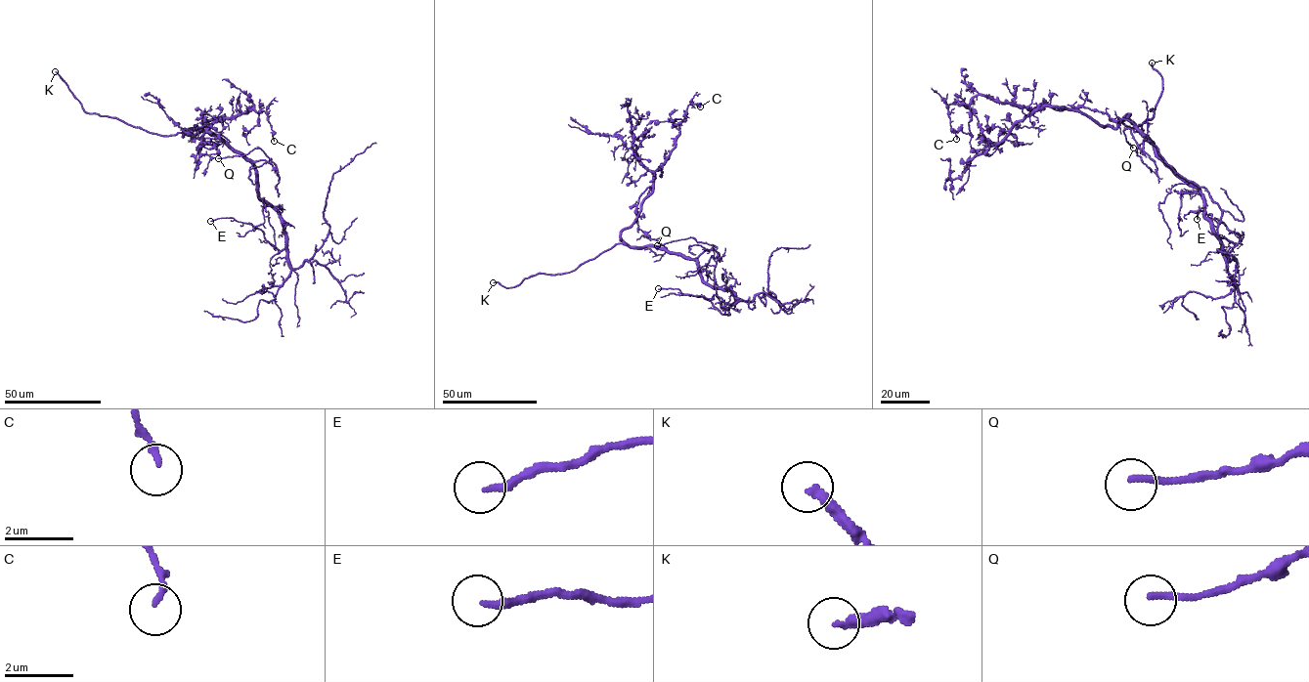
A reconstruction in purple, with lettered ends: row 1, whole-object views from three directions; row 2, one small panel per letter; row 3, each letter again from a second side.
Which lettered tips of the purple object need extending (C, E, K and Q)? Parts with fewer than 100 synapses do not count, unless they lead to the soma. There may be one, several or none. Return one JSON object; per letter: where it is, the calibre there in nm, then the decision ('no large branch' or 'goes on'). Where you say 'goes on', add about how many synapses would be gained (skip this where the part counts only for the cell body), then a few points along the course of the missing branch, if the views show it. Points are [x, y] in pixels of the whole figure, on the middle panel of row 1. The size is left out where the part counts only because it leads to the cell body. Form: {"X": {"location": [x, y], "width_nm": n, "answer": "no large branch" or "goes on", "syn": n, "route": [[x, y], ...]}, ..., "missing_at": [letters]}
{"C": {"location": [700, 106], "width_nm": 170, "answer": "no large branch"}, "E": {"location": [658, 288], "width_nm": 220, "answer": "no large branch"}, "K": {"location": [493, 282], "width_nm": 280, "answer": "goes on", "route": [[493, 282], [473, 275], [458, 261]]}, "Q": {"location": [657, 245], "width_nm": 180, "answer": "no large branch"}, "missing_at": ["K"]}

